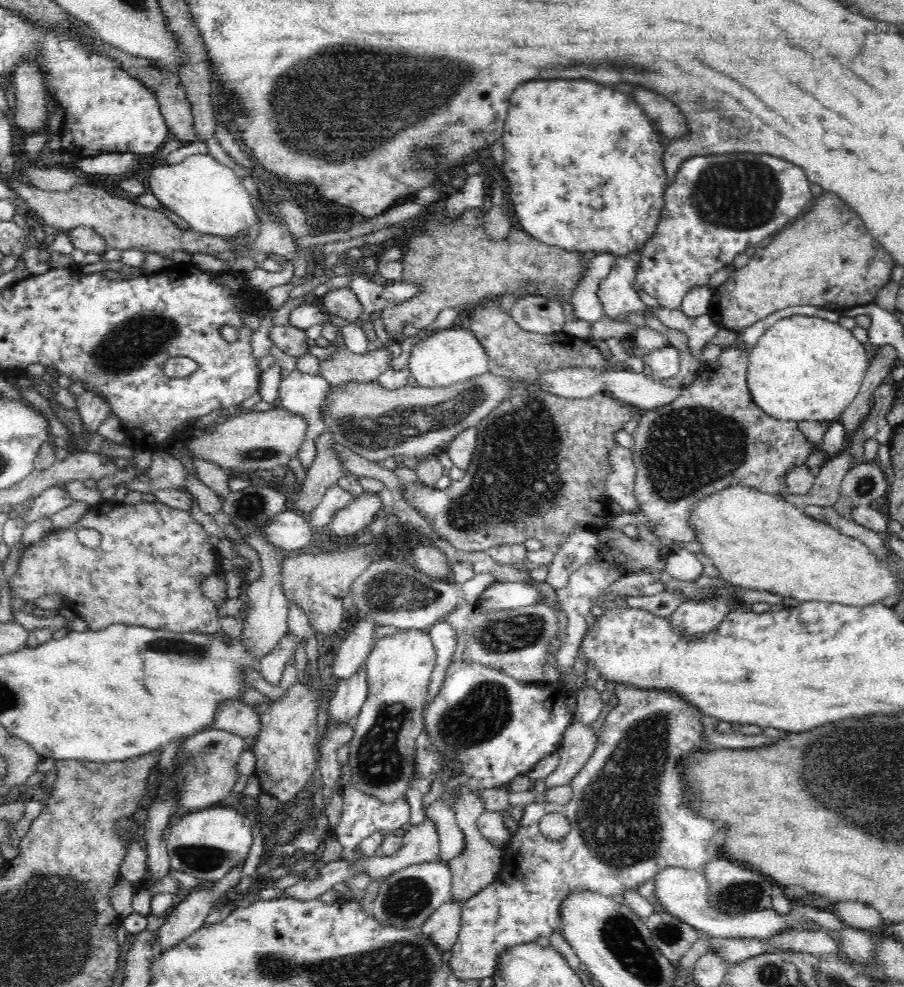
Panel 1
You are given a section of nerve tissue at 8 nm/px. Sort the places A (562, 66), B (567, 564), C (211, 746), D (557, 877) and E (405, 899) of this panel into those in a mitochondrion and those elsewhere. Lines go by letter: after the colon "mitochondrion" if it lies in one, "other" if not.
A: mitochondrion
B: other
C: mitochondrion
D: other
E: mitochondrion

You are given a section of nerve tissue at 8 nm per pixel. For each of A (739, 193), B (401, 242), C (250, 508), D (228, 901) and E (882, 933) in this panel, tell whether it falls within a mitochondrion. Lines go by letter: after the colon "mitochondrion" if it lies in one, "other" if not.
A: mitochondrion
B: other
C: mitochondrion
D: other
E: other

